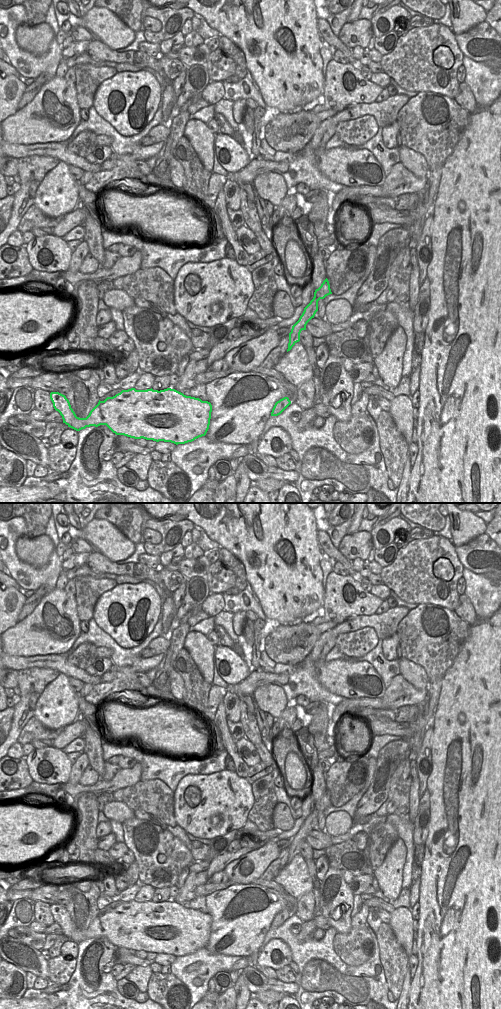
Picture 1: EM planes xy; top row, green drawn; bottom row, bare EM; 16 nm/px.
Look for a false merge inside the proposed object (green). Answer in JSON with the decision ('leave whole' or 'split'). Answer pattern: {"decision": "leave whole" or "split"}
{"decision": "leave whole"}

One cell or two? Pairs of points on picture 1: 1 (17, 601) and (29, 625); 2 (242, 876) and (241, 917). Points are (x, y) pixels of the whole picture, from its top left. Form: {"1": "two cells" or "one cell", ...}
{"1": "two cells", "2": "two cells"}

